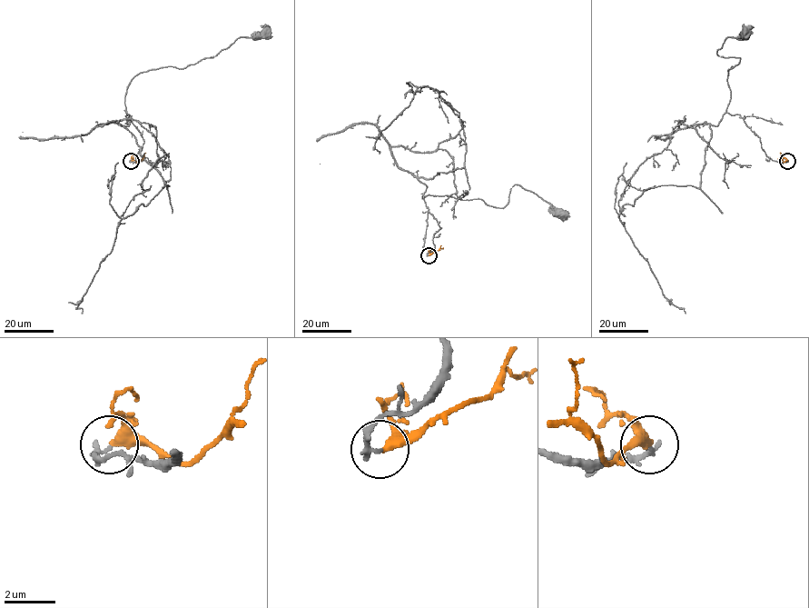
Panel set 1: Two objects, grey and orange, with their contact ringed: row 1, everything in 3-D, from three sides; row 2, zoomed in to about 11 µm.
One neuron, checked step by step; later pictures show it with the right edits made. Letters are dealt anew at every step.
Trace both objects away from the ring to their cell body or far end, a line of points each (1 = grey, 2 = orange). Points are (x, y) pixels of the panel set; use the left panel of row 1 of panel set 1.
1: (131, 161), (137, 162), (143, 142), (126, 114), (131, 81), (165, 66), (185, 68), (241, 37), (266, 34)
2: (131, 161), (138, 163), (145, 153)

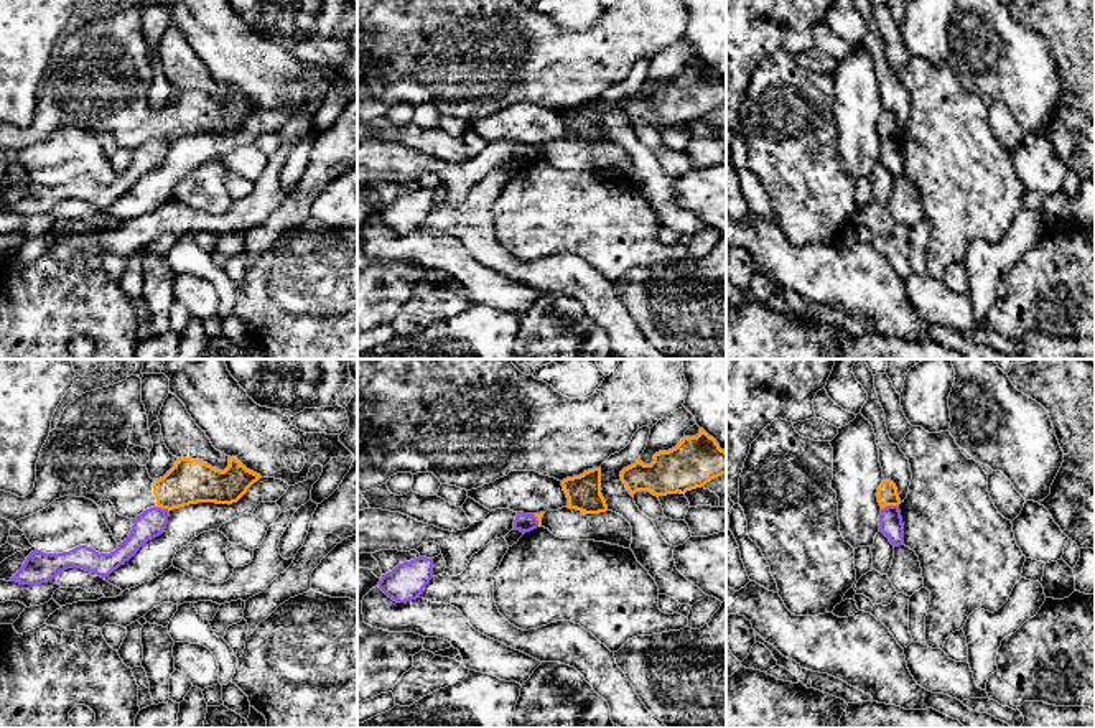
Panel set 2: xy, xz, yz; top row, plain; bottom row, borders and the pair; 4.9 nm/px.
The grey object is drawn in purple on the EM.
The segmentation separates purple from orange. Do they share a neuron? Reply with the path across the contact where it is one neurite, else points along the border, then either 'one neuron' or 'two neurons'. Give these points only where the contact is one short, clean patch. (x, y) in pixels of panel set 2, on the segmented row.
border yz (898, 504), (888, 504), (881, 509); two neurons

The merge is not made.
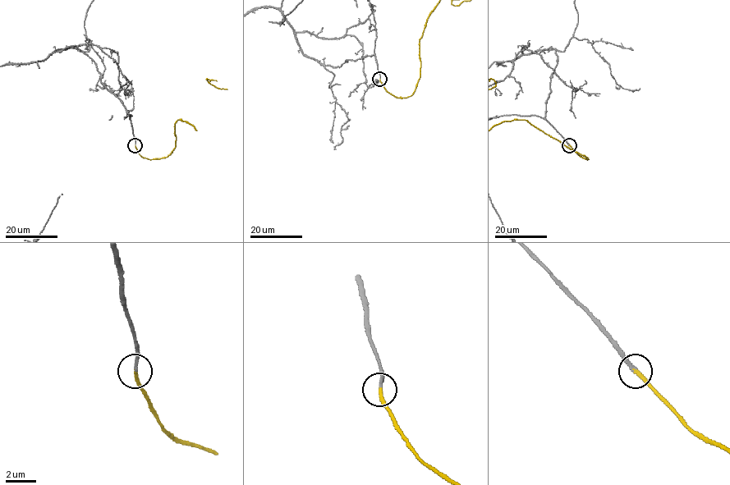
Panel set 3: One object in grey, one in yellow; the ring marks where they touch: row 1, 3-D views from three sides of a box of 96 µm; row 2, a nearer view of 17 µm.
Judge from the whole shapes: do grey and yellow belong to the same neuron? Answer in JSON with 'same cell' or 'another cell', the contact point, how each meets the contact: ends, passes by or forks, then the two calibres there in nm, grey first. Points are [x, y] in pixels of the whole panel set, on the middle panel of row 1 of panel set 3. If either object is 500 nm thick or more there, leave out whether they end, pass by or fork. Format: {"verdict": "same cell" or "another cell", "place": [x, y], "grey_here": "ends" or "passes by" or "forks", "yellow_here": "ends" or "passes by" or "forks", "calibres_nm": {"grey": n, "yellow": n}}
{"verdict": "same cell", "place": [379, 79], "grey_here": "ends", "yellow_here": "ends", "calibres_nm": {"grey": 220, "yellow": 240}}

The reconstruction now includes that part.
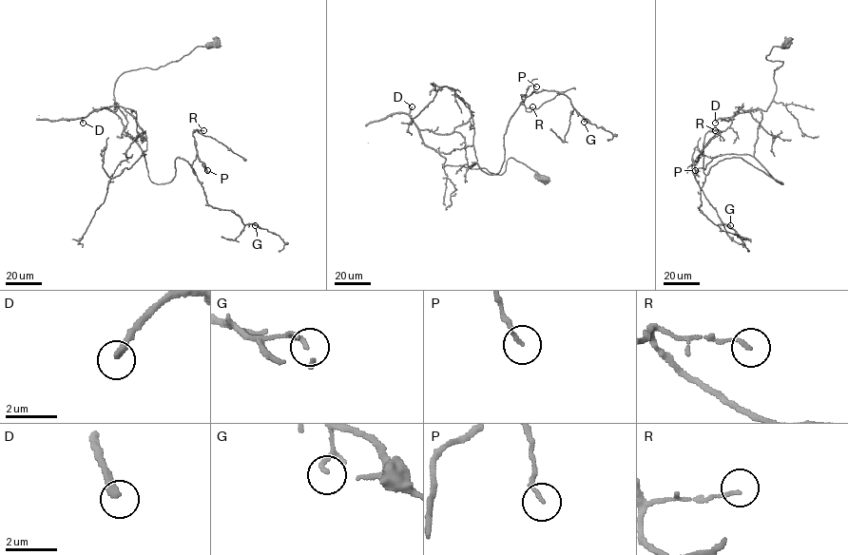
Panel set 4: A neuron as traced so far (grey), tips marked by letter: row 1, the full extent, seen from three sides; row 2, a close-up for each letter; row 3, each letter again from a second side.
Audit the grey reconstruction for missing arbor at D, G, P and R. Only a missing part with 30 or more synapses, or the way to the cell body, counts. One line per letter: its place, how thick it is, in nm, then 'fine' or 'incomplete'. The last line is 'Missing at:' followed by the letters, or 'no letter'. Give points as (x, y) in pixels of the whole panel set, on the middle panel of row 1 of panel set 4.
D: (412, 106) | 280 nm | incomplete
G: (584, 122) | 120 nm | fine
P: (536, 86) | 130 nm | fine
R: (532, 106) | 120 nm | fine
Missing at: D

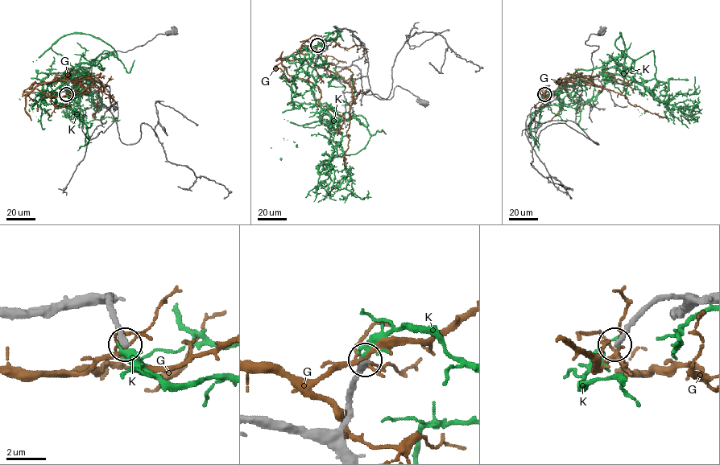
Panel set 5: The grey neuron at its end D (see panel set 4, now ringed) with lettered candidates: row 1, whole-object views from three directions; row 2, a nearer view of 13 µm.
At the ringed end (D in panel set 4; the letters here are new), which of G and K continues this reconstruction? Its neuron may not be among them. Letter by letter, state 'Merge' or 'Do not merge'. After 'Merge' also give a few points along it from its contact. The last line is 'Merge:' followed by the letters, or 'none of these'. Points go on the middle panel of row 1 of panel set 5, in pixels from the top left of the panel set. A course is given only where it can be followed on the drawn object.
G: Do not merge
K: Do not merge
Merge: none of these

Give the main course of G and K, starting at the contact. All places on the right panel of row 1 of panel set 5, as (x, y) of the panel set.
G: (544, 95), (555, 91), (559, 80), (581, 76), (594, 84), (622, 94), (631, 104), (665, 117)
K: (544, 94), (566, 92), (616, 66), (648, 90), (668, 84), (668, 107), (647, 98)

